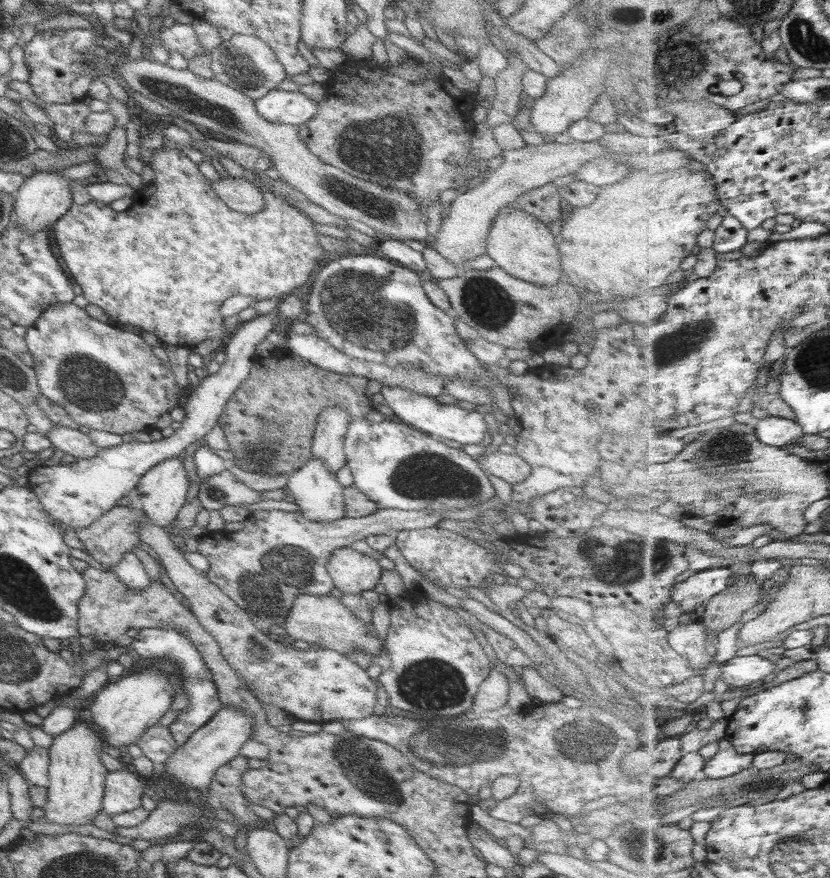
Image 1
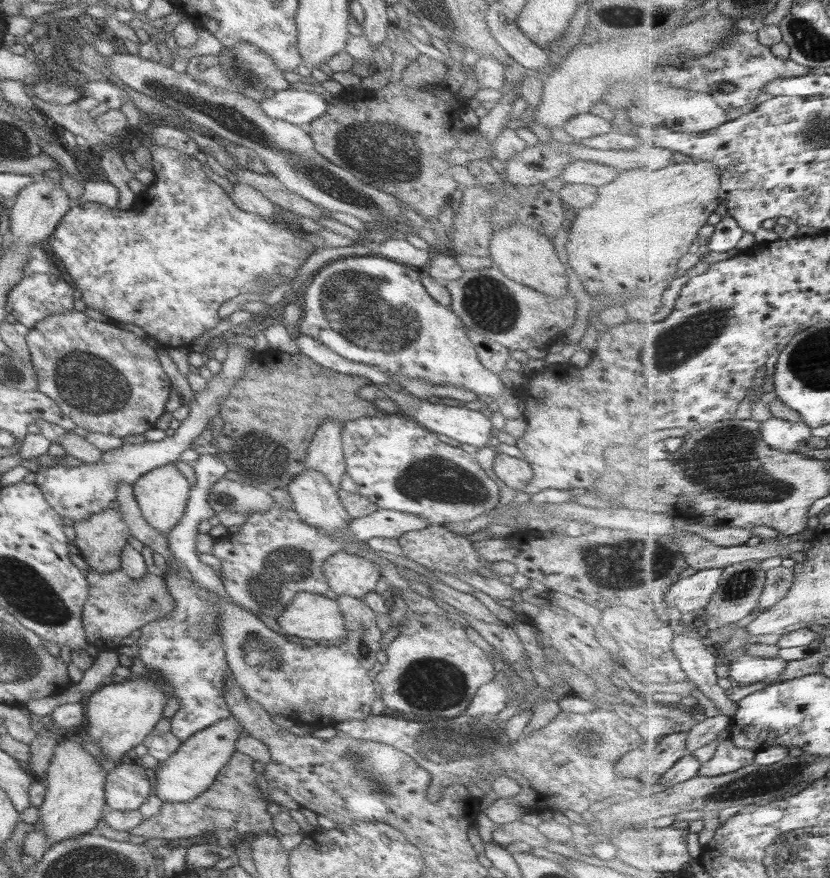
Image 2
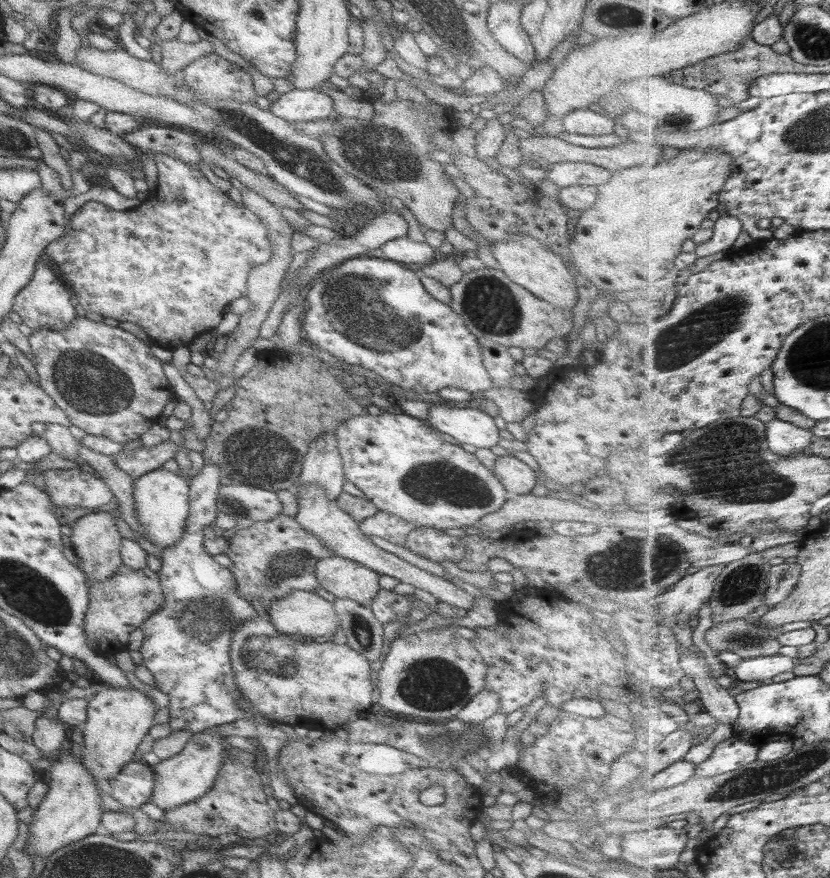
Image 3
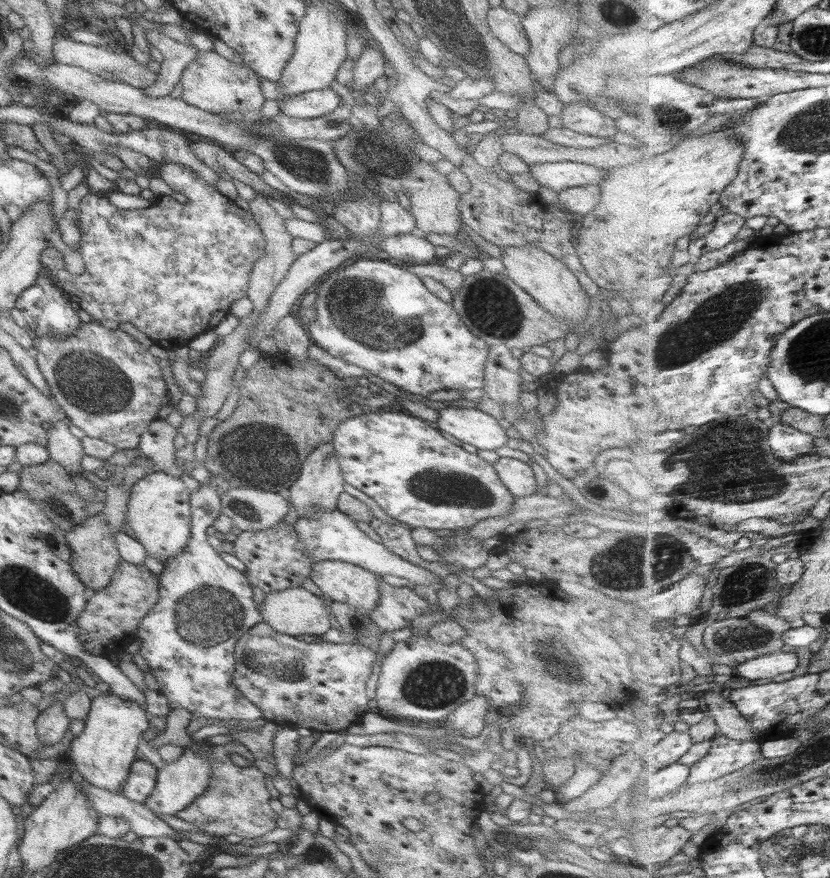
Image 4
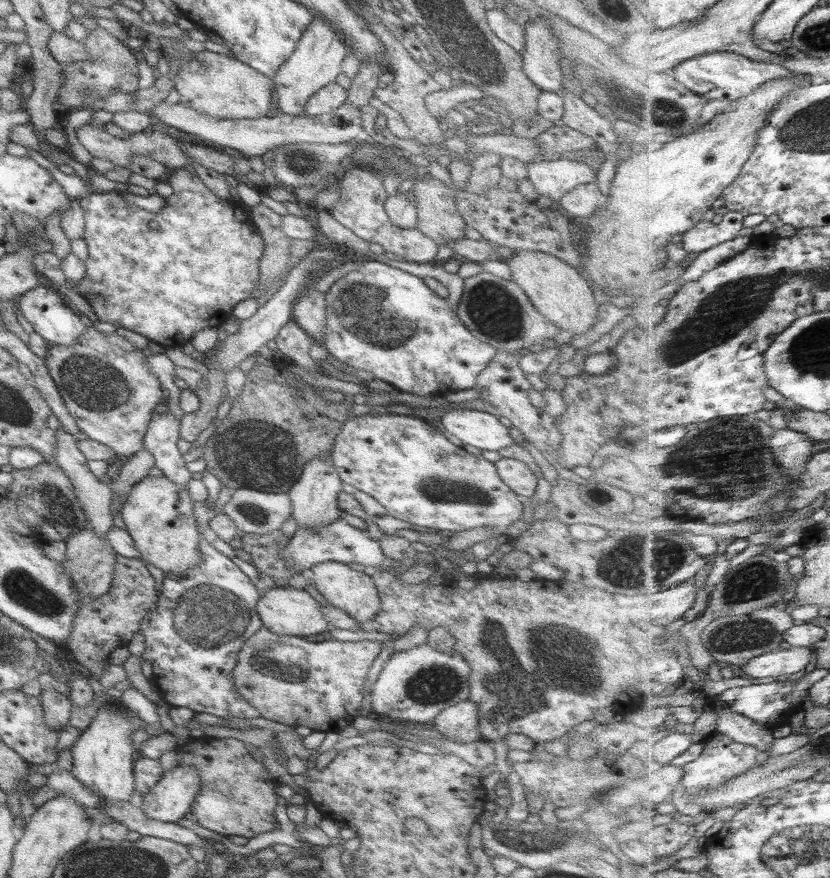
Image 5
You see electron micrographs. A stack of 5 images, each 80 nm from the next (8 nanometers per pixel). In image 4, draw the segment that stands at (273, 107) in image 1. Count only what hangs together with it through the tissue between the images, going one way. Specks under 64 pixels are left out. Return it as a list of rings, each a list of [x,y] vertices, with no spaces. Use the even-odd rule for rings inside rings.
[[[327,86],[321,90],[302,92],[297,96],[278,100],[277,114],[299,120],[319,118],[335,110],[340,99],[339,95]]]

